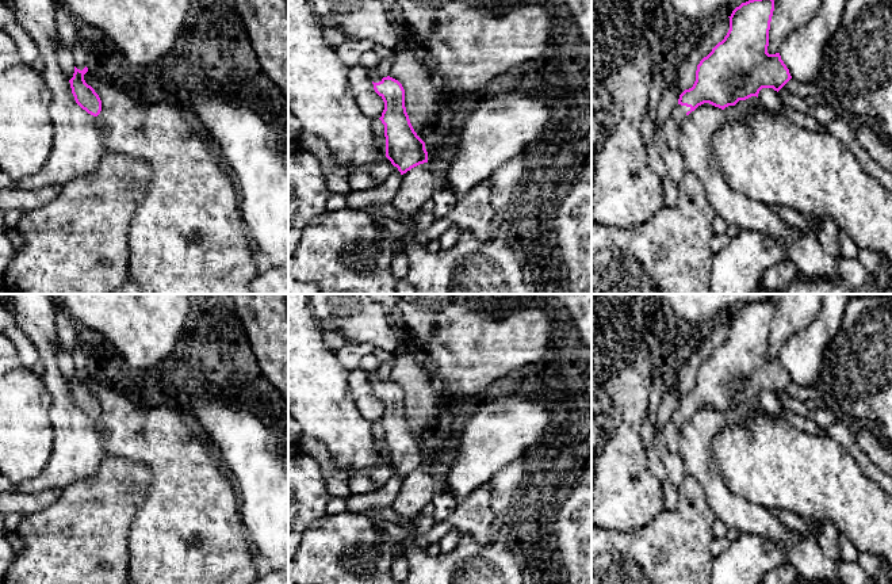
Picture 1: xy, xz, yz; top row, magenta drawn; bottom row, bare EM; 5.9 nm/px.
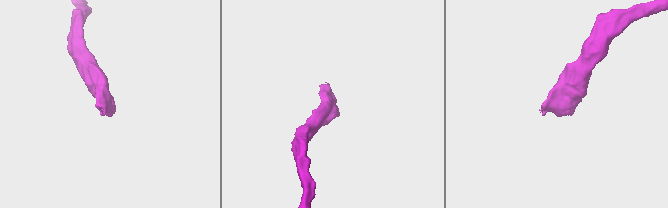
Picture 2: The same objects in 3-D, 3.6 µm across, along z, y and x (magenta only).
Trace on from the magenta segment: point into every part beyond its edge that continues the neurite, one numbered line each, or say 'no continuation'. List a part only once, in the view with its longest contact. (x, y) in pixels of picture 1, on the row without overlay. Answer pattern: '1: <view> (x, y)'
1: yz (672, 432)

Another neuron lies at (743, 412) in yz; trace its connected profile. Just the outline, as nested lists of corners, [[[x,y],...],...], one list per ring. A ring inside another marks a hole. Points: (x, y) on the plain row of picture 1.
[[[751,400],[746,404],[739,404],[735,409],[724,412],[726,425],[734,427],[740,423],[749,424],[753,420],[753,408],[757,405],[757,400]]]

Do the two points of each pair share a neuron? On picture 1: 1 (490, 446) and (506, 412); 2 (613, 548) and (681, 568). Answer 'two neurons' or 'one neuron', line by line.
1: one neuron
2: one neuron

